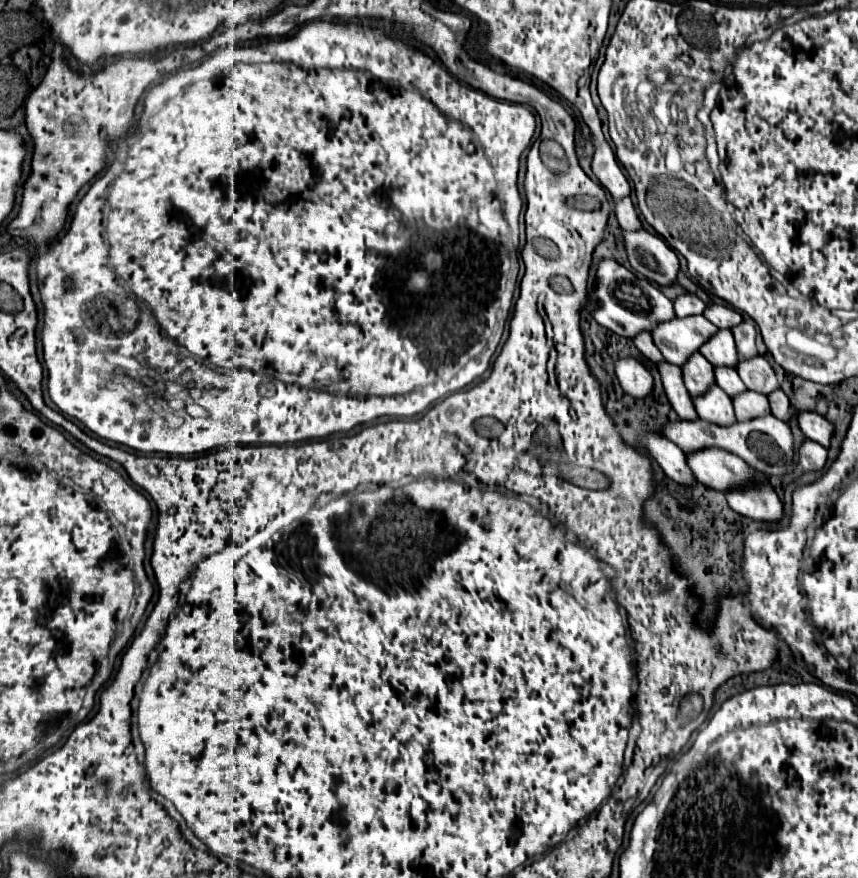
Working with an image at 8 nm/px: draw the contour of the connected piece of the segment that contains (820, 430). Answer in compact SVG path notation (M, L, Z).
M801 412L797 416L797 420L799 420L799 428L803 430L803 434L809 440L813 440L813 442L829 448L831 436L835 432L835 426L827 418L819 416L817 412Z

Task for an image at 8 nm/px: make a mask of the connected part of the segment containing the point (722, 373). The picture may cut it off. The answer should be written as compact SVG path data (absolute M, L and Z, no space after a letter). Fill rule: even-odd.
M715 368L715 378L717 378L717 386L721 386L721 390L725 390L725 394L729 394L729 398L733 398L731 394L741 394L741 390L747 390L747 386L741 382L739 374L731 368Z

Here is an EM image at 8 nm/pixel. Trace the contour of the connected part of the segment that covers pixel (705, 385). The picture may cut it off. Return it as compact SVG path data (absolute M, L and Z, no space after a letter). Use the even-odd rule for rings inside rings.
M693 354L687 360L687 364L683 366L683 378L685 378L685 386L691 396L705 394L705 390L709 390L709 386L715 384L713 366L709 362L705 362L705 358L701 354Z

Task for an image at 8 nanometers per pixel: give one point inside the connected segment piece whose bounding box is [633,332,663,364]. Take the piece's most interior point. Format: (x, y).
(644, 342)

